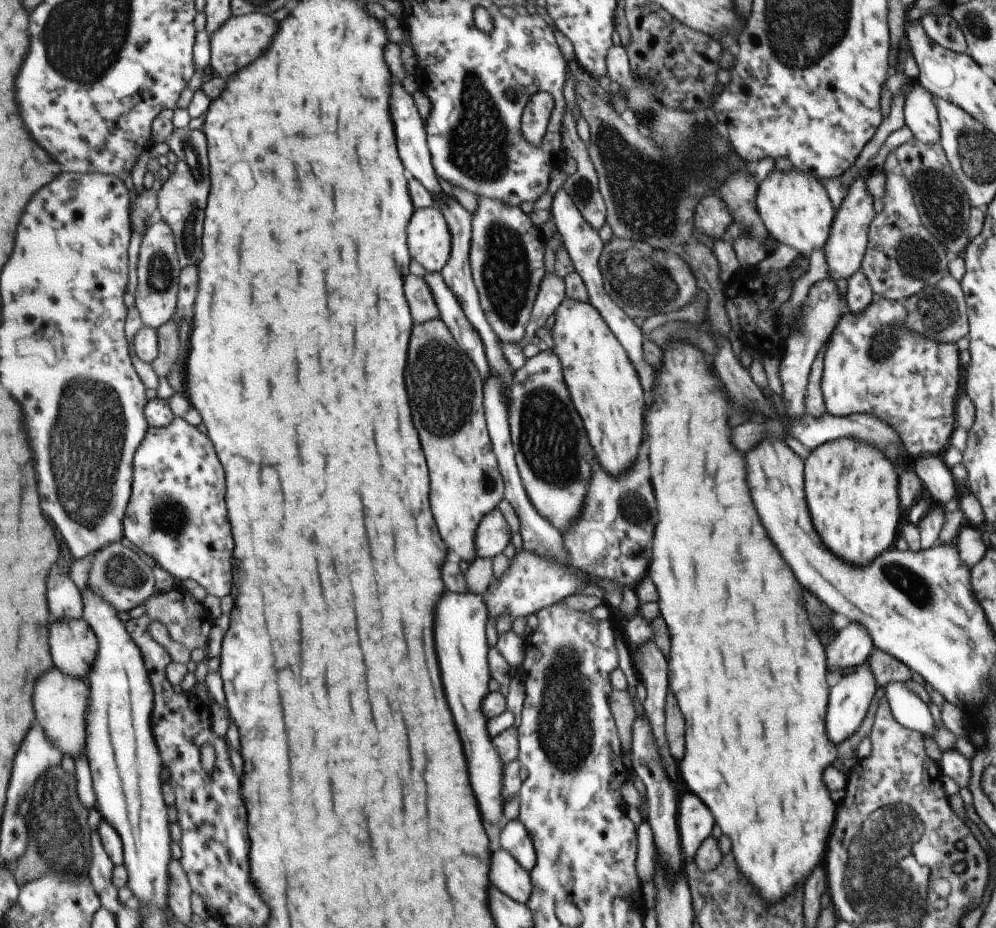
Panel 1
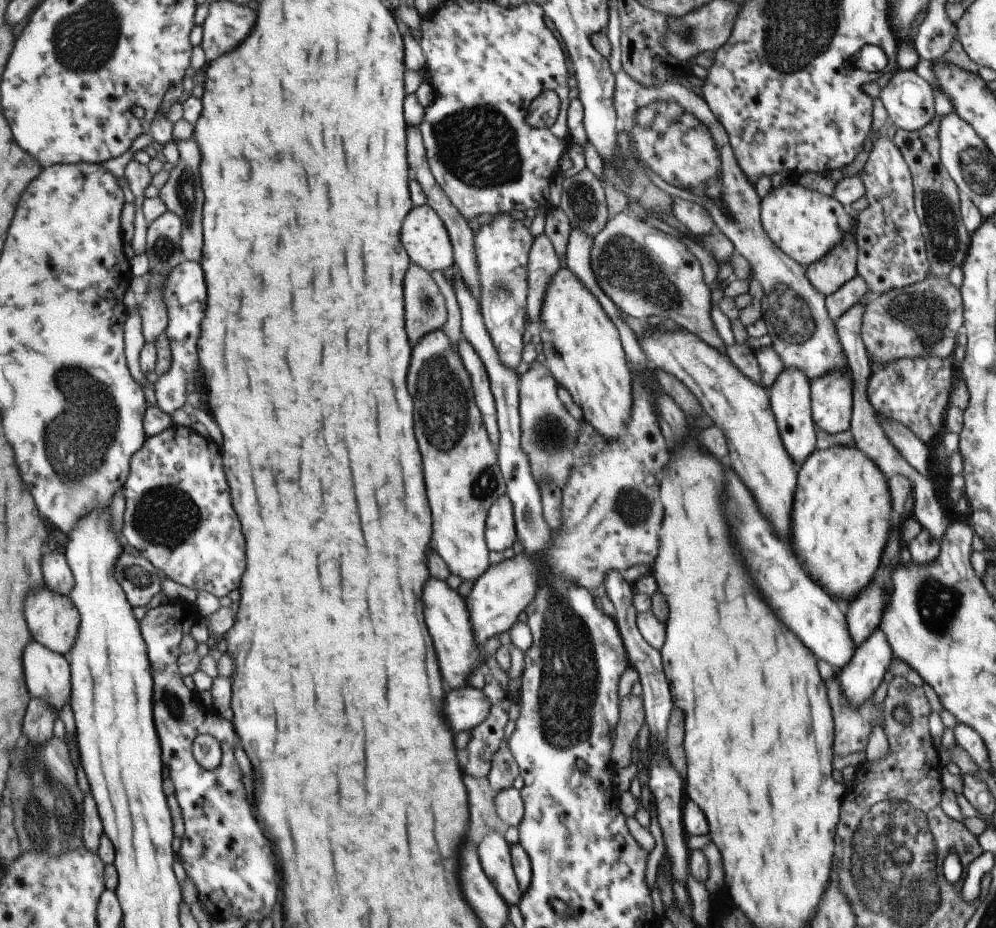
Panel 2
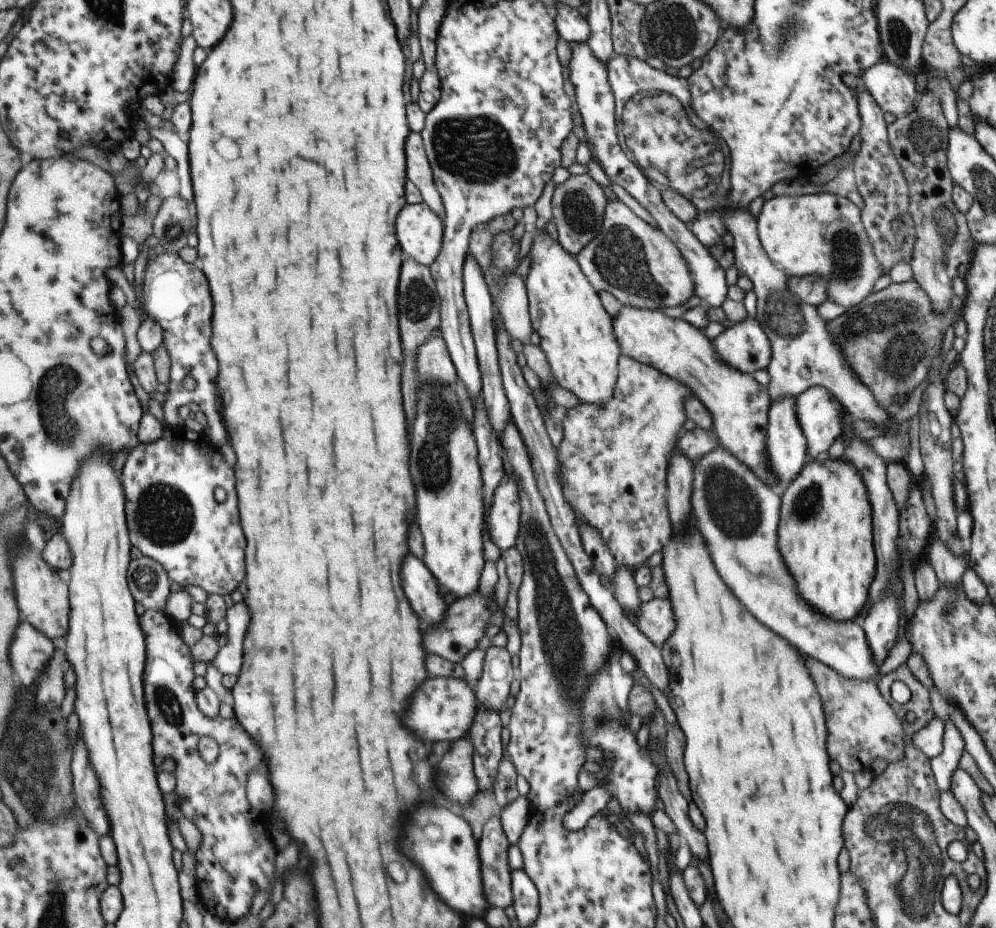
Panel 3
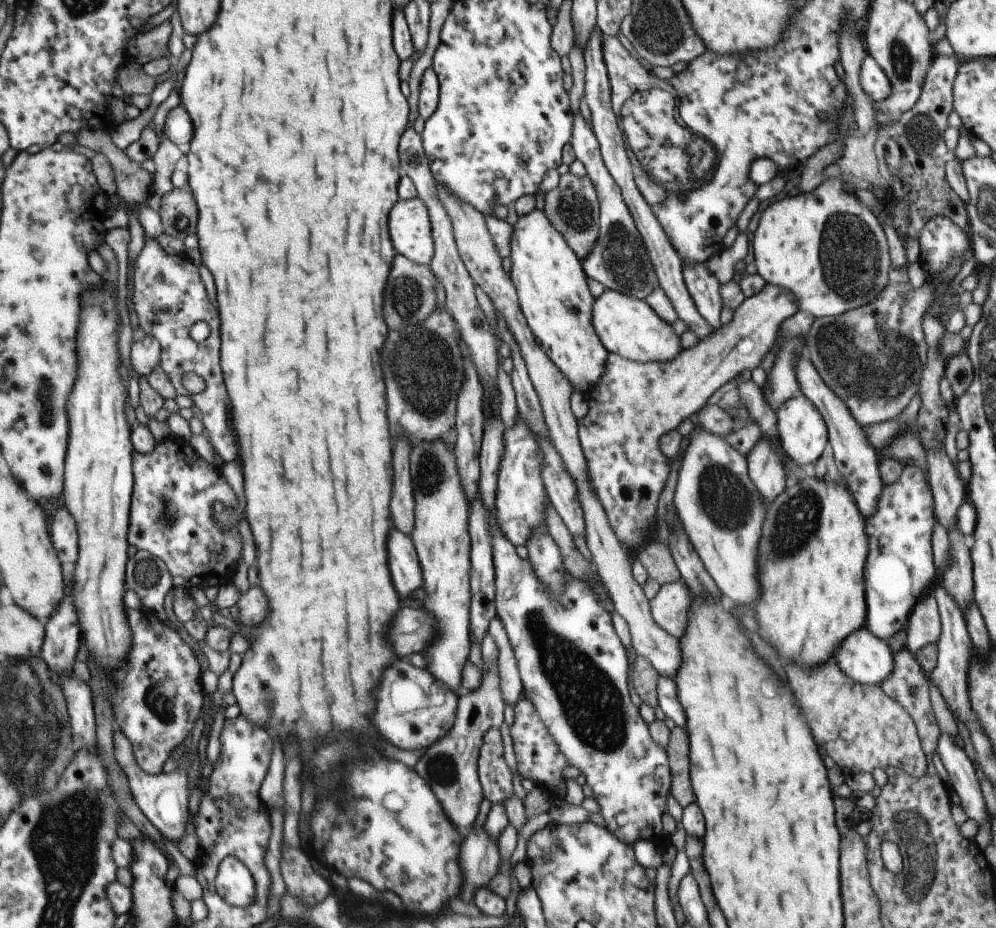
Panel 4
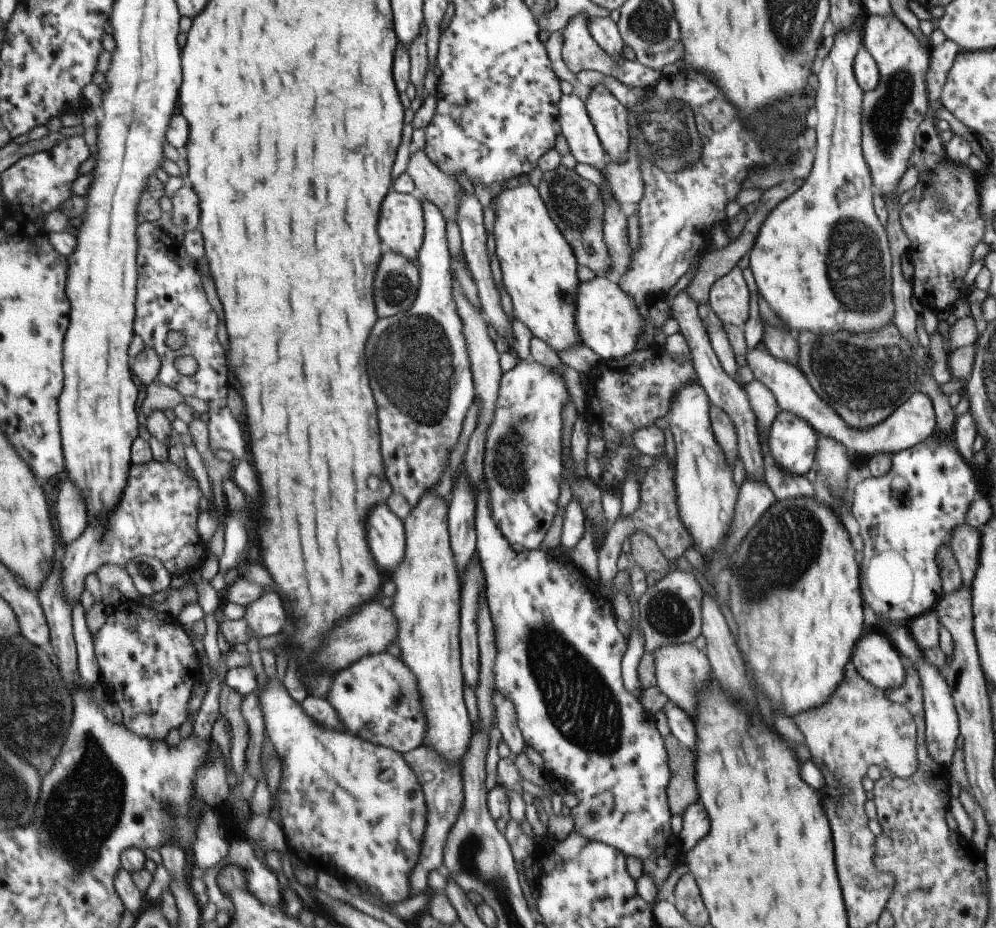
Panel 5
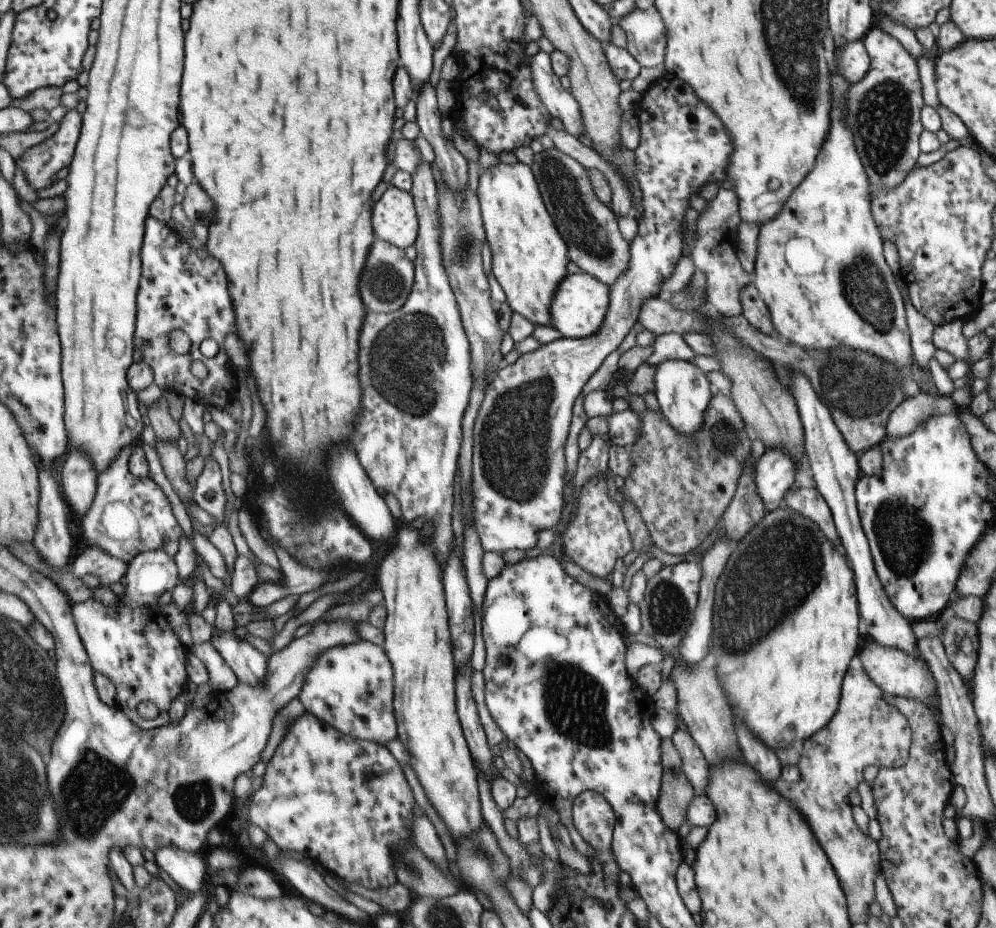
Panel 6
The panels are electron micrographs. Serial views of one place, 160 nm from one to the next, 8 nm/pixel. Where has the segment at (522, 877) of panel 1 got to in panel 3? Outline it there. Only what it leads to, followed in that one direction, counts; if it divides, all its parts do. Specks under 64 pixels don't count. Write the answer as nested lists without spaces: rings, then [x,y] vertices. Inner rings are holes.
[[[499,817],[490,818],[477,839],[481,882],[487,906],[502,908],[512,904],[510,869],[507,865],[508,840]]]

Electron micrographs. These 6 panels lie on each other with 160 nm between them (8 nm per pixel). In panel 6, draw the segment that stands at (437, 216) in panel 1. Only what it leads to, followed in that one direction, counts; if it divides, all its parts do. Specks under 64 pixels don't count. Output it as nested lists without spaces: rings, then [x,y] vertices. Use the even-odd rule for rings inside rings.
[[[390,184],[373,204],[371,228],[377,238],[404,249],[414,244],[418,220],[410,193]]]

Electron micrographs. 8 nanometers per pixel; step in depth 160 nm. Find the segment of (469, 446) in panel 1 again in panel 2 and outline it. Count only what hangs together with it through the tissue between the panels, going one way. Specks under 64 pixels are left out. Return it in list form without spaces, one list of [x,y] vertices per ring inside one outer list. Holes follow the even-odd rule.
[[[441,329],[424,334],[411,348],[407,392],[413,396],[413,430],[423,460],[425,490],[433,520],[433,548],[445,560],[450,574],[459,576],[461,581],[474,581],[489,566],[483,536],[488,508],[495,499],[506,494],[506,486],[498,467],[496,448],[488,439],[481,413],[475,404],[469,375]]]

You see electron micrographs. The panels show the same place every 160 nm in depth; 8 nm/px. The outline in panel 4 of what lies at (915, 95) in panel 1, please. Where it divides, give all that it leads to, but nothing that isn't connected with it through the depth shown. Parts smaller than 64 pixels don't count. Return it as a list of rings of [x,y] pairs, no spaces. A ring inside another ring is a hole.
[[[868,54],[860,62],[859,80],[863,92],[873,102],[879,103],[885,100],[892,91],[889,79],[873,57]]]

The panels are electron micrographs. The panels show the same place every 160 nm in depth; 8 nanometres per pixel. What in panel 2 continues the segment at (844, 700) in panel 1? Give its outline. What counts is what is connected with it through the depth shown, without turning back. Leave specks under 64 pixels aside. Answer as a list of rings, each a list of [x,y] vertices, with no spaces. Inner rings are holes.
[[[878,628],[854,648],[852,658],[837,676],[841,694],[851,707],[861,706],[872,698],[892,658],[889,645]]]

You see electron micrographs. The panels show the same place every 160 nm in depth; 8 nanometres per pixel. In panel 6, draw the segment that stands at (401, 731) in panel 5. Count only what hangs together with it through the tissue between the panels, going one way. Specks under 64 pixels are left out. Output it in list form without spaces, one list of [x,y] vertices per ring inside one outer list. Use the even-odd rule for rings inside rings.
[[[355,642],[320,653],[306,674],[297,698],[305,712],[311,712],[341,734],[386,745],[397,739],[392,692],[393,672],[383,650],[369,642]]]

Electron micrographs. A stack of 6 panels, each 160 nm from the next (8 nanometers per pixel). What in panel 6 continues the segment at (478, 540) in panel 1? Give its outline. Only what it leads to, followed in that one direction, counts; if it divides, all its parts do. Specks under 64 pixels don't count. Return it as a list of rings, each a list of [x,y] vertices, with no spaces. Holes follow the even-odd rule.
[[[667,72],[654,84],[650,85],[645,91],[640,94],[641,98],[635,102],[632,106],[635,118],[638,120],[639,127],[639,142],[637,147],[633,149],[634,165],[635,165],[635,178],[637,184],[639,184],[639,190],[641,191],[641,203],[642,211],[641,216],[636,220],[636,233],[629,245],[629,258],[627,261],[626,269],[623,270],[622,275],[616,278],[608,286],[608,309],[605,313],[603,322],[598,328],[598,331],[591,336],[582,339],[567,339],[561,337],[552,342],[548,342],[541,345],[536,351],[519,354],[518,358],[511,365],[505,364],[505,367],[499,368],[497,374],[491,383],[488,385],[483,400],[481,401],[477,416],[474,420],[472,428],[472,478],[470,480],[470,486],[472,488],[472,513],[474,516],[474,525],[480,540],[480,545],[485,551],[504,552],[507,548],[519,548],[521,550],[529,550],[536,546],[538,536],[541,531],[555,526],[559,517],[561,516],[561,508],[563,508],[563,500],[561,495],[563,492],[563,477],[565,476],[565,460],[563,457],[563,446],[565,443],[565,437],[569,428],[569,421],[571,418],[571,406],[575,402],[575,398],[579,396],[583,384],[589,380],[589,377],[597,370],[597,367],[601,364],[601,361],[607,354],[617,350],[617,346],[623,337],[633,327],[634,323],[638,319],[639,309],[644,302],[651,297],[657,297],[660,292],[660,286],[664,280],[667,280],[672,273],[678,258],[685,252],[684,246],[684,231],[685,222],[683,219],[683,211],[689,207],[687,202],[693,194],[698,195],[699,190],[707,184],[707,182],[721,182],[726,178],[725,164],[729,164],[729,156],[731,156],[731,150],[733,150],[733,144],[729,140],[729,134],[725,132],[723,124],[719,124],[717,116],[713,116],[711,108],[707,108],[705,104],[701,104],[695,96],[693,96],[693,90],[685,84],[681,84],[681,80],[677,80],[677,77]]]

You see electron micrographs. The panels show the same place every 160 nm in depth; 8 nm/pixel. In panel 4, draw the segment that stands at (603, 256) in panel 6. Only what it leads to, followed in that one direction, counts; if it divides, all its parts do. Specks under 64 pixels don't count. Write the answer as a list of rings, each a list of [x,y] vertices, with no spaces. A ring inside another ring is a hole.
[[[569,172],[559,176],[557,186],[544,194],[543,213],[553,228],[561,233],[563,240],[569,245],[573,254],[582,261],[582,258],[597,240],[599,228],[598,202],[589,177],[586,174],[578,177]]]

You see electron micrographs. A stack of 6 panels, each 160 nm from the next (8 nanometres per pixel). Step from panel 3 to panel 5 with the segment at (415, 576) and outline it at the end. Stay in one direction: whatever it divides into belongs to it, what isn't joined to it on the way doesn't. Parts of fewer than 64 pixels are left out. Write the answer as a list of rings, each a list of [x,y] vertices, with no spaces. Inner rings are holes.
[[[383,504],[375,506],[367,518],[367,546],[377,566],[389,574],[404,560],[403,526]]]

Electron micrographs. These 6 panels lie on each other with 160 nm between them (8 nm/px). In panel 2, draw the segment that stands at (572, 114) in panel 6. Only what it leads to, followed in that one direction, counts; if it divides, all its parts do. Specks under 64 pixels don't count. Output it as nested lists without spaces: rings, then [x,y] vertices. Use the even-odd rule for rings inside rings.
[[[627,212],[617,213],[608,219],[605,226],[592,238],[590,265],[598,287],[625,315],[644,321],[649,316],[673,319],[680,327],[698,336],[705,344],[725,355],[725,343],[717,335],[709,311],[712,307],[710,291],[703,283],[699,261],[685,245],[671,235],[637,220]]]

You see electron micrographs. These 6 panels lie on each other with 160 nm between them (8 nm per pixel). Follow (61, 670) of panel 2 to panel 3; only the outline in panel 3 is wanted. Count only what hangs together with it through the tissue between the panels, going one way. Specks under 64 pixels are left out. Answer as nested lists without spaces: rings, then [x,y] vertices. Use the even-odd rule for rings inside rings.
[[[19,624],[9,652],[9,660],[17,680],[23,686],[29,686],[35,682],[41,668],[45,668],[49,656],[53,654],[53,642],[49,642],[44,634],[33,630],[29,624]]]

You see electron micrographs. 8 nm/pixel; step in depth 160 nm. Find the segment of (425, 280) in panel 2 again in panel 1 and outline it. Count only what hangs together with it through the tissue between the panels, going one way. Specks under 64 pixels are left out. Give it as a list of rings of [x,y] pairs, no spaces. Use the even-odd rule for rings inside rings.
[[[407,273],[403,282],[403,294],[415,324],[438,318],[437,307],[423,278]]]

